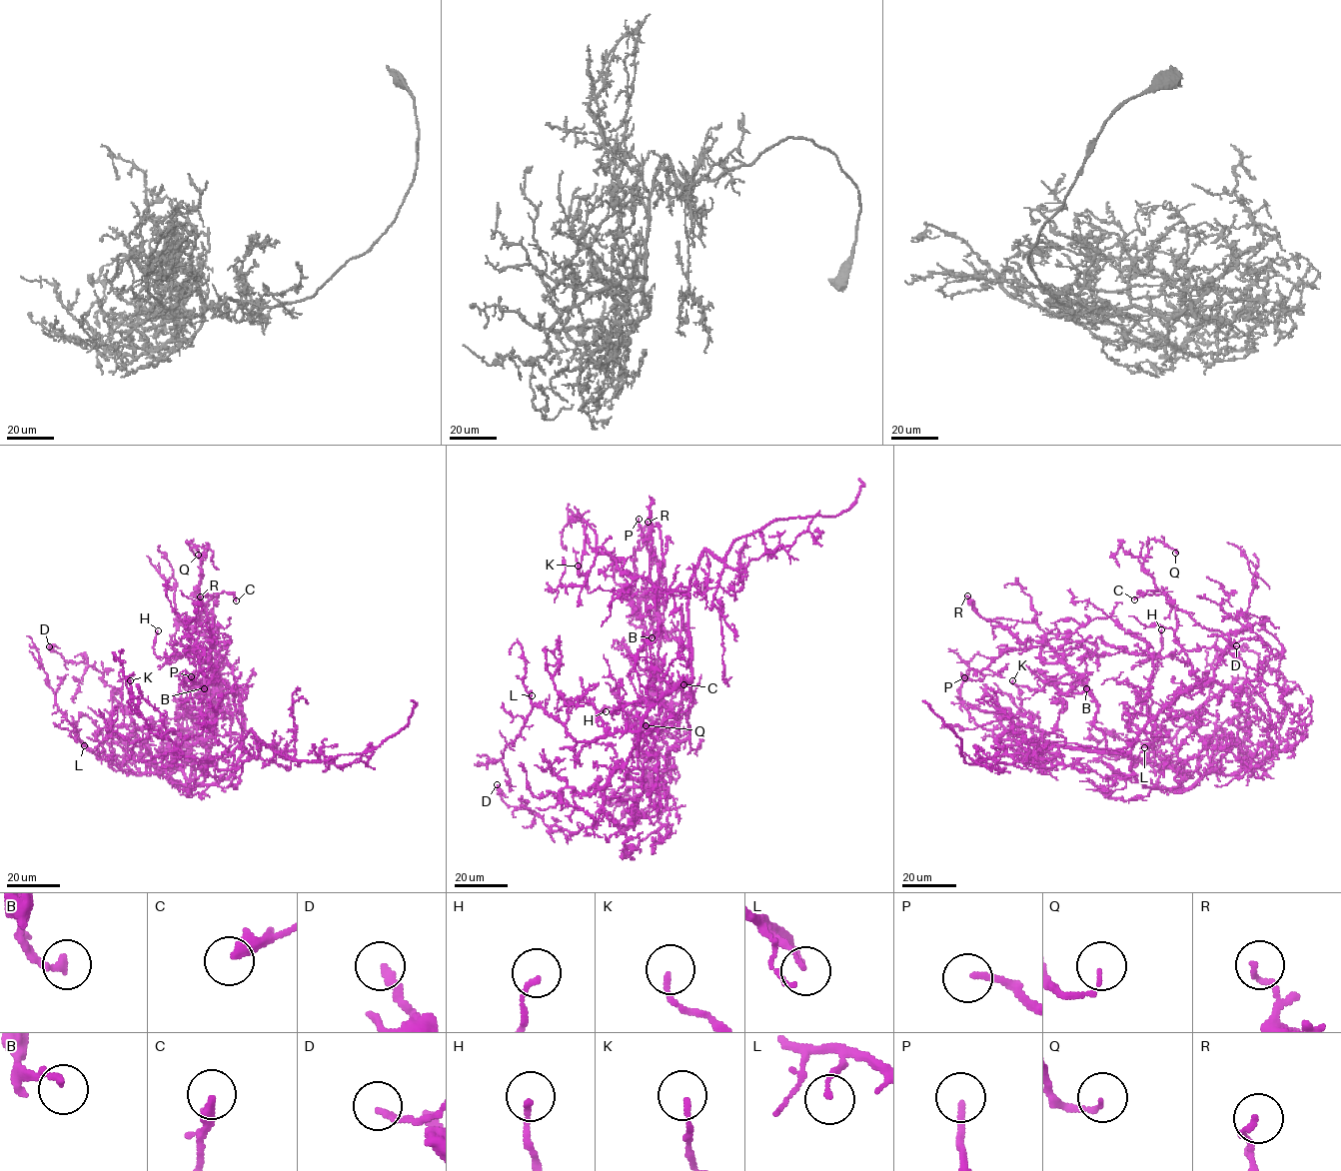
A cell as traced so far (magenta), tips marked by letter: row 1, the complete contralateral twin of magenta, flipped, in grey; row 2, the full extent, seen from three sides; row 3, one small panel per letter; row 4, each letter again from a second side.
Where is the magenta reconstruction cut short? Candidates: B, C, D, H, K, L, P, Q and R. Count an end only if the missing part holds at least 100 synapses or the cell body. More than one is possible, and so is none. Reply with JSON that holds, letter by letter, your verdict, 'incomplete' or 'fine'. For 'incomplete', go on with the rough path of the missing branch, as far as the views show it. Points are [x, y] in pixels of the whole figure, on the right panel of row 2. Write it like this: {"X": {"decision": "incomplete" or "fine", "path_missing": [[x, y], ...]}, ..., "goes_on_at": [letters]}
{"B": {"decision": "fine"}, "C": {"decision": "fine"}, "D": {"decision": "fine"}, "H": {"decision": "fine"}, "K": {"decision": "fine"}, "L": {"decision": "fine"}, "P": {"decision": "fine"}, "Q": {"decision": "fine"}, "R": {"decision": "fine"}, "goes_on_at": []}

